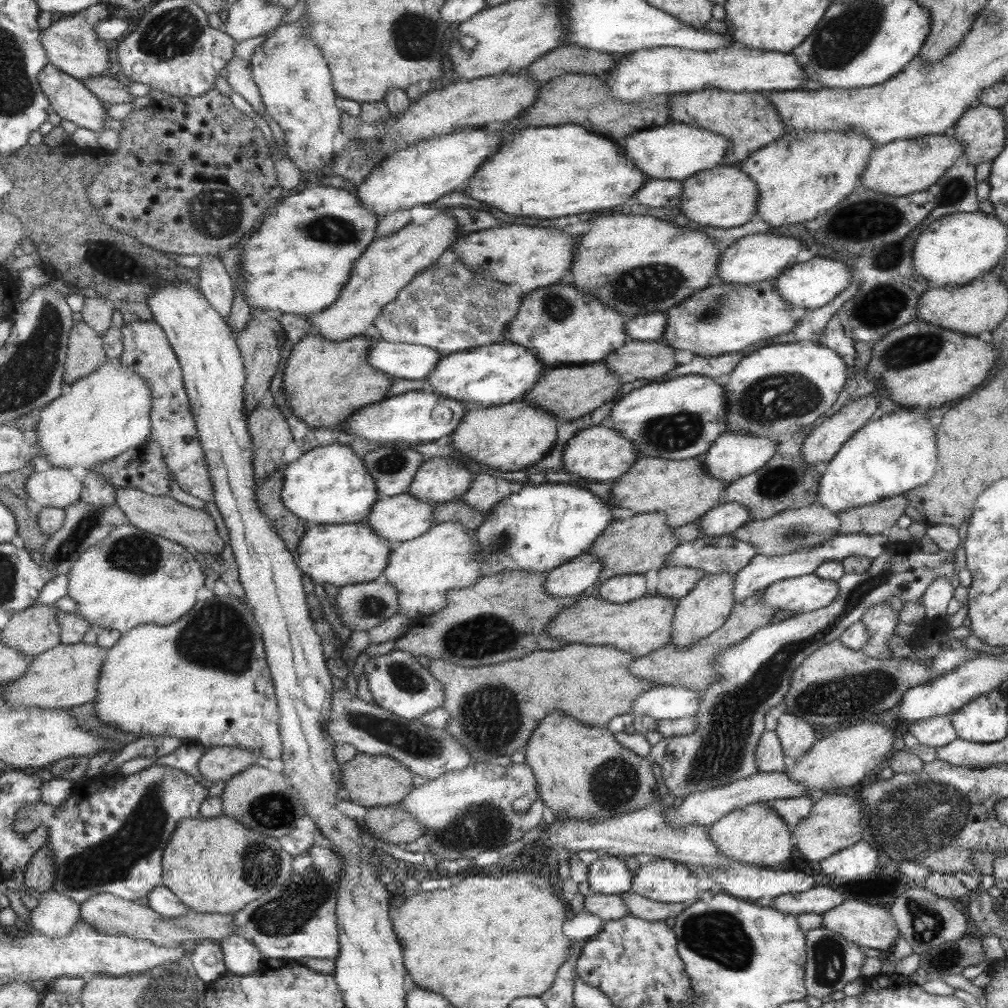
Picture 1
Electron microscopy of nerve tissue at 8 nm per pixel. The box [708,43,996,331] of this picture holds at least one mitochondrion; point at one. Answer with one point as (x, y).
(954, 188)

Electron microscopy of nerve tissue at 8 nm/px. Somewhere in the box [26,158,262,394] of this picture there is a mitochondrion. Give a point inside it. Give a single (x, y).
(98, 256)

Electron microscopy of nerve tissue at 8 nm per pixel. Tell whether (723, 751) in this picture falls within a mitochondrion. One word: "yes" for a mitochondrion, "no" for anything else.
yes

